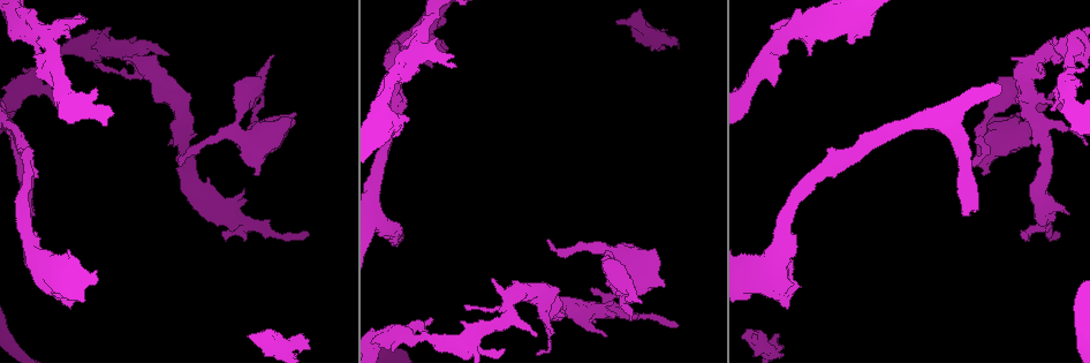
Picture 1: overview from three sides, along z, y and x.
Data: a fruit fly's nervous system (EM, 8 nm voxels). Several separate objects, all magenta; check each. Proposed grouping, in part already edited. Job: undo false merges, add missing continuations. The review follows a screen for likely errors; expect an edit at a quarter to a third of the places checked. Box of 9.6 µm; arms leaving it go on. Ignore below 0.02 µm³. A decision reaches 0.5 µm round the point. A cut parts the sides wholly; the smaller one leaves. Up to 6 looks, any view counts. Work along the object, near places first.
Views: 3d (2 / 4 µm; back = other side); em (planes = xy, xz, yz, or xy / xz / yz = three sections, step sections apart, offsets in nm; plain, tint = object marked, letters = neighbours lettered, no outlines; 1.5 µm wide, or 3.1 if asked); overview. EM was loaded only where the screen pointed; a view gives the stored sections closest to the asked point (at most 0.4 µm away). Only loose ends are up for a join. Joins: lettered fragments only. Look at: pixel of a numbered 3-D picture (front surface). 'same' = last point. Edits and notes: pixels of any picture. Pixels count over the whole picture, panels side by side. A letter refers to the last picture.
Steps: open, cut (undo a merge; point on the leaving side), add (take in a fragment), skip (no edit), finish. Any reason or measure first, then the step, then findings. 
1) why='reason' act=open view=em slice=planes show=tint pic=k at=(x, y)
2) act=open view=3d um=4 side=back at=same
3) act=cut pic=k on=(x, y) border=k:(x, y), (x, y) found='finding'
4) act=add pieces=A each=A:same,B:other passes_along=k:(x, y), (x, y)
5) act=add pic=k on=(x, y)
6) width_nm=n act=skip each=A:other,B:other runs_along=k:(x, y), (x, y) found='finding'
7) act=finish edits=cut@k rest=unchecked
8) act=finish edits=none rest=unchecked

why='free end' act=open view=3d um=4 pic=1 at=(452, 66)

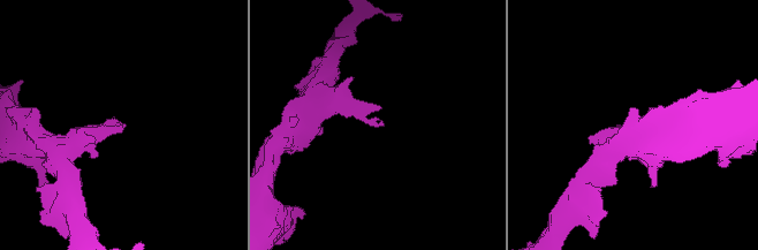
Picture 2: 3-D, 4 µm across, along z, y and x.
act=open view=em slice=planes show=letters pic=2 at=(126, 125)

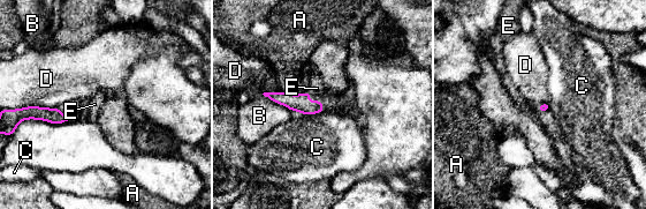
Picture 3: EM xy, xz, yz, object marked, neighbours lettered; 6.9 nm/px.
act=skip each=A:other,B:other,C:other,D:other,E:other border=3:(25, 106), (56, 107) found='no lettered fragment goes on from it'

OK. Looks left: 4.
why='thick end' act=open view=3d um=2 pic=1 at=(396, 136)

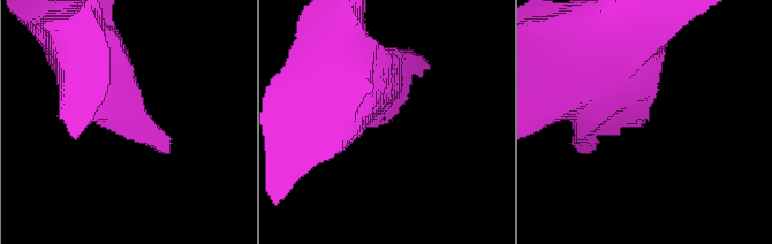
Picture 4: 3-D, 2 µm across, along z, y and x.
act=open view=em slice=planes show=letters pic=4 at=(131, 122)

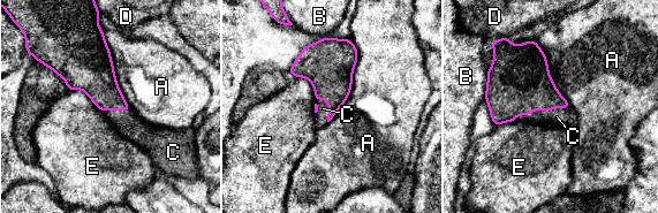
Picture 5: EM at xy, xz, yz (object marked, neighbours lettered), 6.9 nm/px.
longest_contact=A:600nm act=add pieces=C each=A:other,B:other,C:same,D:other,E:other passes_along=5:(519, 82), (541, 109), (557, 116) found='the neuron continues'

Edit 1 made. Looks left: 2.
why='stops while still wide' act=open view=em slice=planes show=letters pic=1 at=(402, 240)

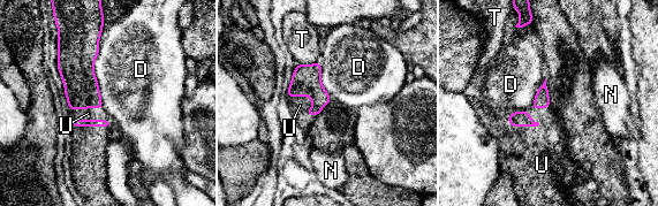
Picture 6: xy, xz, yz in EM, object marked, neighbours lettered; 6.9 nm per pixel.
longest_contact=D:550nm act=add pieces=U each=D:other,N:other,T:other,U:same passes_along=6:(517, 119), (523, 126), (541, 155) found='the neuron continues'

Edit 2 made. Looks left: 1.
act=finish edits=add@5,add@6 rest=unchecked

